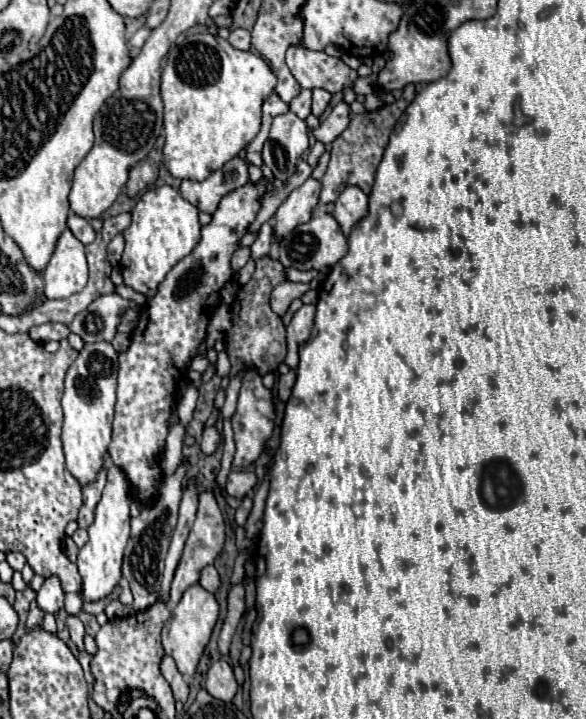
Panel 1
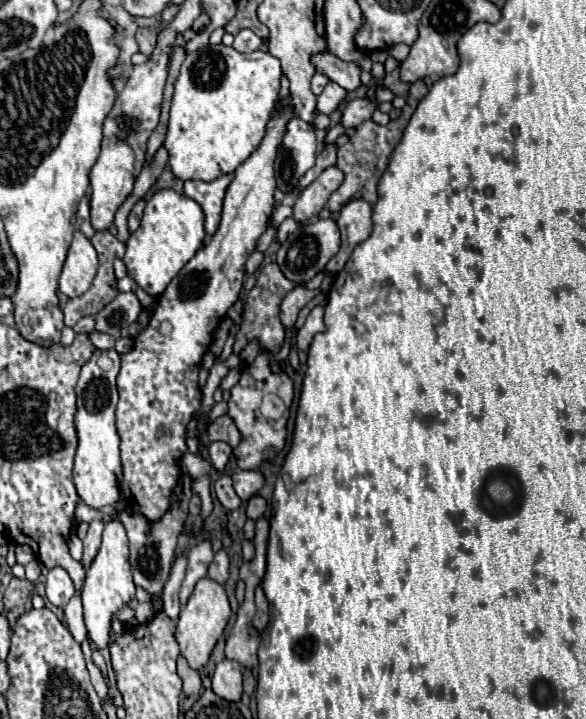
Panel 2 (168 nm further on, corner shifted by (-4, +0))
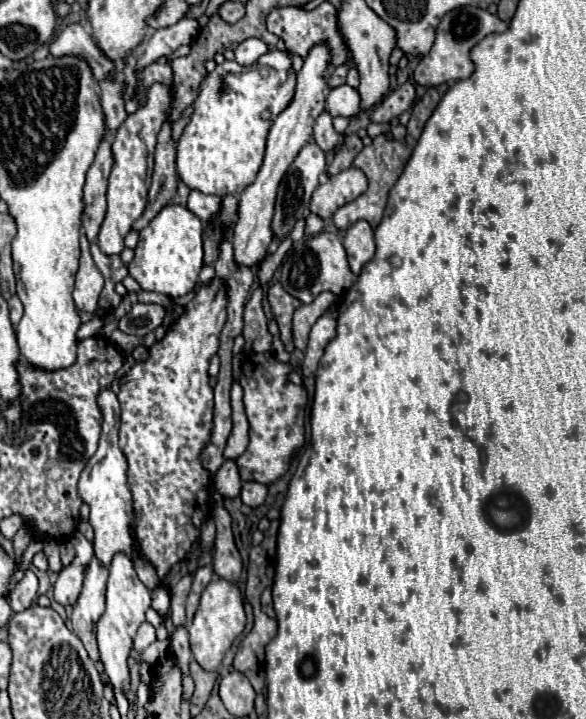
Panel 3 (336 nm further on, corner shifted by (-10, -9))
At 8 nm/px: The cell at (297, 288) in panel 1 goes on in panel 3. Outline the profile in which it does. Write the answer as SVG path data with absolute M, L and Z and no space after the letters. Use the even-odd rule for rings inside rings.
M322 292L314 298L314 302L310 304L302 304L296 312L294 312L294 320L292 320L292 334L294 334L294 346L298 350L306 348L308 342L308 334L312 324L330 308L330 304L336 300L336 294L332 292Z

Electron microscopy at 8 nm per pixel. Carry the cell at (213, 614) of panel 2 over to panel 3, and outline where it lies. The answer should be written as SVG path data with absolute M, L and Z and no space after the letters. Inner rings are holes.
M212 580L200 598L200 606L194 614L192 624L188 626L188 634L190 634L190 650L196 658L196 662L208 670L214 672L218 670L226 650L230 648L230 644L244 632L246 628L246 614L244 614L244 606L242 606L242 596L238 586L226 582L226 580Z

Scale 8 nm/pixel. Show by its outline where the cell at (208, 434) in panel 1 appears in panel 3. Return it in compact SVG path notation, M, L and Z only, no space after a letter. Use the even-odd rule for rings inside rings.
M226 460L214 476L214 486L224 498L234 498L240 494L240 476L234 460Z

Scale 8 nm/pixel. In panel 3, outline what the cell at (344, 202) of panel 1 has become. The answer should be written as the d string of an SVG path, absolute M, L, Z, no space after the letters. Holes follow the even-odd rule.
M358 220L346 230L344 248L348 252L350 270L358 276L362 266L374 258L376 244L374 244L374 230L366 220Z

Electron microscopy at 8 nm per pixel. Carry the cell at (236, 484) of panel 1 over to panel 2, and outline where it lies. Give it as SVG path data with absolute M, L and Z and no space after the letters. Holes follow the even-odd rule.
M236 471L232 475L232 479L234 479L236 495L244 501L254 497L260 491L260 487L264 485L264 477L260 471Z

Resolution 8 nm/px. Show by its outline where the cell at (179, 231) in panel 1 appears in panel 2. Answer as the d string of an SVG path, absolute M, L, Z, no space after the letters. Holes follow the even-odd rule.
M172 189L156 191L148 201L140 227L130 235L126 243L124 263L128 277L136 281L148 295L160 297L168 283L178 275L178 271L196 255L206 237L204 231L204 213L200 205L184 195L178 195Z

